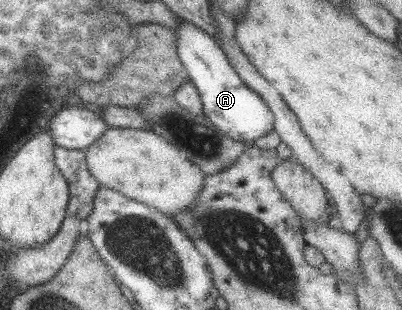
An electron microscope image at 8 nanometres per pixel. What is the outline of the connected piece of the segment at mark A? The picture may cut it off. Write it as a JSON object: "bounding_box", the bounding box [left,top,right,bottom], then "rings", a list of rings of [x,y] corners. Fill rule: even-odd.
{"bounding_box":[174,18,274,142],"rings":[[[179,18],[174,33],[177,36],[177,57],[190,83],[197,89],[202,115],[213,123],[217,130],[223,131],[233,141],[250,142],[272,129],[274,115],[261,97],[241,82],[219,45],[205,31]]]}

